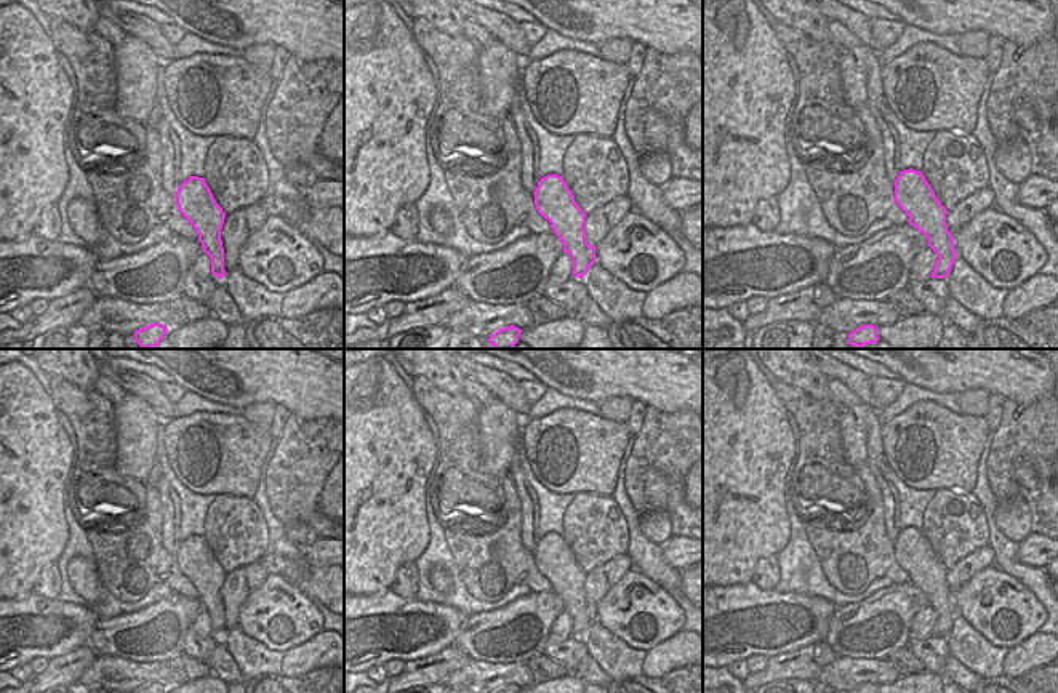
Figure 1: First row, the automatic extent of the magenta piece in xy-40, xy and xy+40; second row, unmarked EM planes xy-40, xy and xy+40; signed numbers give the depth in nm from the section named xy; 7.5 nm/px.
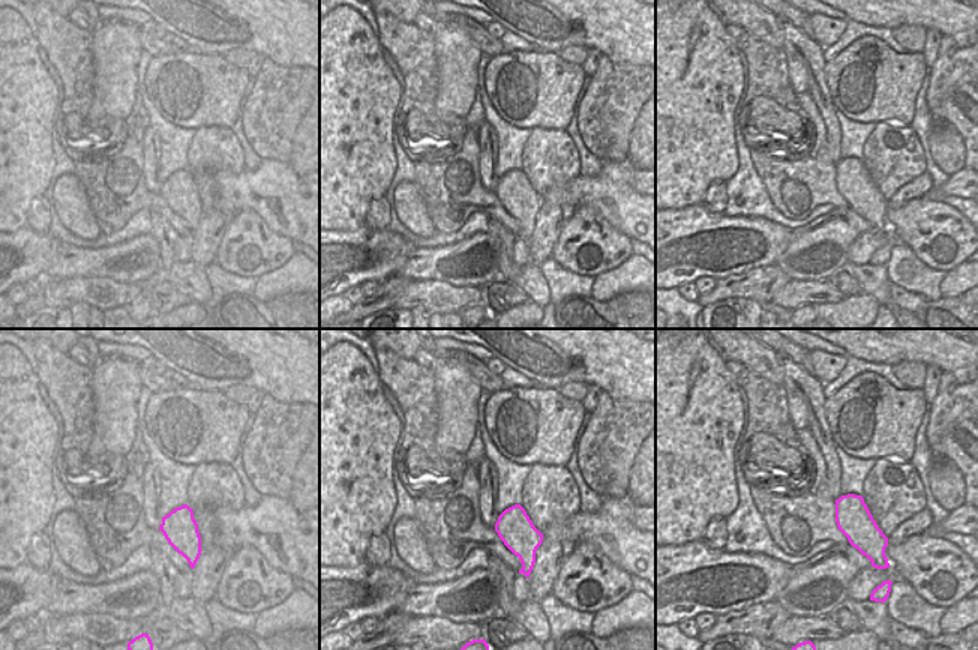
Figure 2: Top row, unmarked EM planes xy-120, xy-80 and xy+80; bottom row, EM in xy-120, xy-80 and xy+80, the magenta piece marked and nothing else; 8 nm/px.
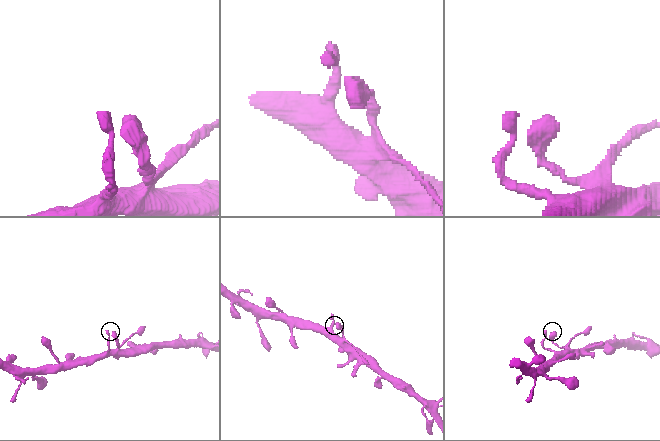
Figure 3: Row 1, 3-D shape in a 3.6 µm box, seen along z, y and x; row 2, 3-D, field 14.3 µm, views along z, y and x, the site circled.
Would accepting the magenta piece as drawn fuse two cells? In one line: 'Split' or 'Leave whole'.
Leave whole

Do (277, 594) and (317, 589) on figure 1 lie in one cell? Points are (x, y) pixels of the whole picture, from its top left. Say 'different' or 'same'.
different

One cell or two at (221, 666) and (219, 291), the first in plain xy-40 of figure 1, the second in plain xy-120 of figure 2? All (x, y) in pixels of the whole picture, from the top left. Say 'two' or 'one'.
two

